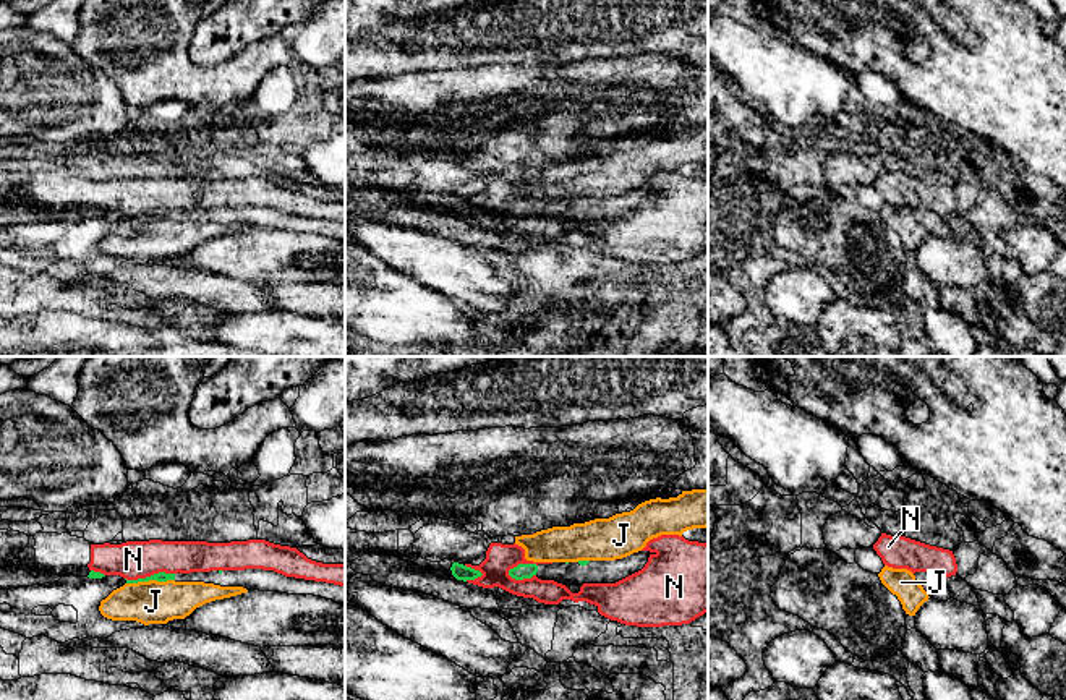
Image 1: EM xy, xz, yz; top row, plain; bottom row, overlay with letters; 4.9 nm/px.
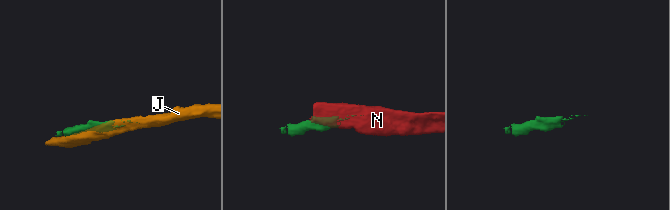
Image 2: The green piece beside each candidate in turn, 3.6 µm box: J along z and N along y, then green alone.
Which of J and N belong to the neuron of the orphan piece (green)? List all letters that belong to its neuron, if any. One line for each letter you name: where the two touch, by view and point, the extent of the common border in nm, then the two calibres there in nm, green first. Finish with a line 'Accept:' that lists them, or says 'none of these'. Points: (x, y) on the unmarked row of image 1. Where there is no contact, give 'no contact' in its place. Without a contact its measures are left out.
Accept: none of these

